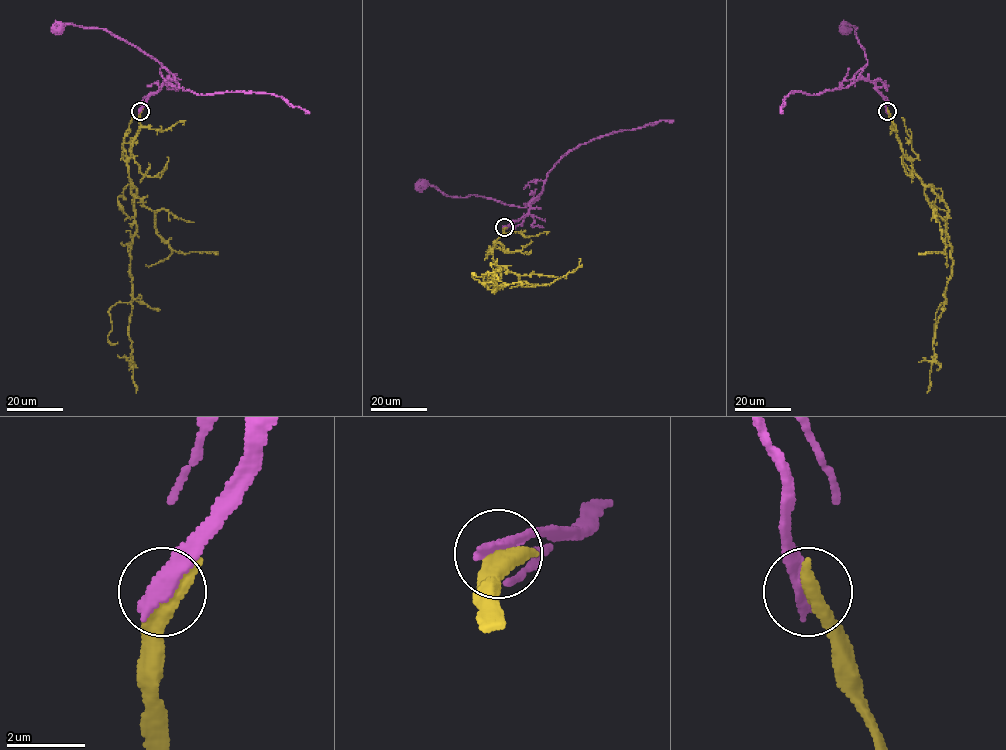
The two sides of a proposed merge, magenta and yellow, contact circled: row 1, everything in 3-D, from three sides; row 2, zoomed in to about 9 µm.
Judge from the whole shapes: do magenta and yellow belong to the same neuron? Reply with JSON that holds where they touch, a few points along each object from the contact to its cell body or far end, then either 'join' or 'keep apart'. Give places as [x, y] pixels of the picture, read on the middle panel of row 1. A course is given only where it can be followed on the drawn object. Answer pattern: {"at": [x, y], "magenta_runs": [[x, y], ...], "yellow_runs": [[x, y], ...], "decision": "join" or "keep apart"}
{"at": [504, 227], "magenta_runs": [[504, 227], [525, 216], [537, 197], [522, 207], [475, 195], [446, 196], [430, 185], [422, 184]], "yellow_runs": [[504, 227], [492, 251], [501, 277], [494, 292], [492, 275], [500, 266]], "decision": "keep apart"}

